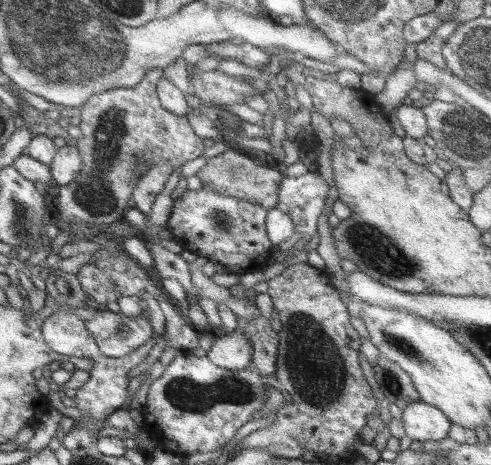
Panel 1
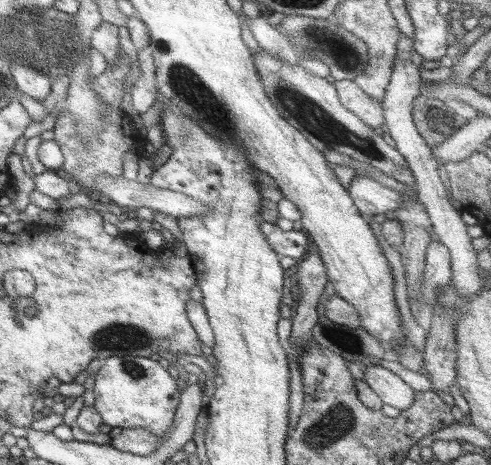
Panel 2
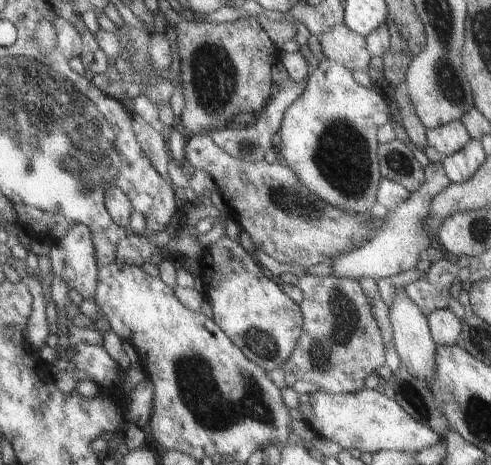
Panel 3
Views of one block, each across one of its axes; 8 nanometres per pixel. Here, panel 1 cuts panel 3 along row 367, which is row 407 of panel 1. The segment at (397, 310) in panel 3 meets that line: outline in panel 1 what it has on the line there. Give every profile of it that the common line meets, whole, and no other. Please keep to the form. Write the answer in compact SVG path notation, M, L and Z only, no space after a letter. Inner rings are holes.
M409 402L399 420L403 424L403 434L411 442L441 442L451 428L451 420L425 402Z

